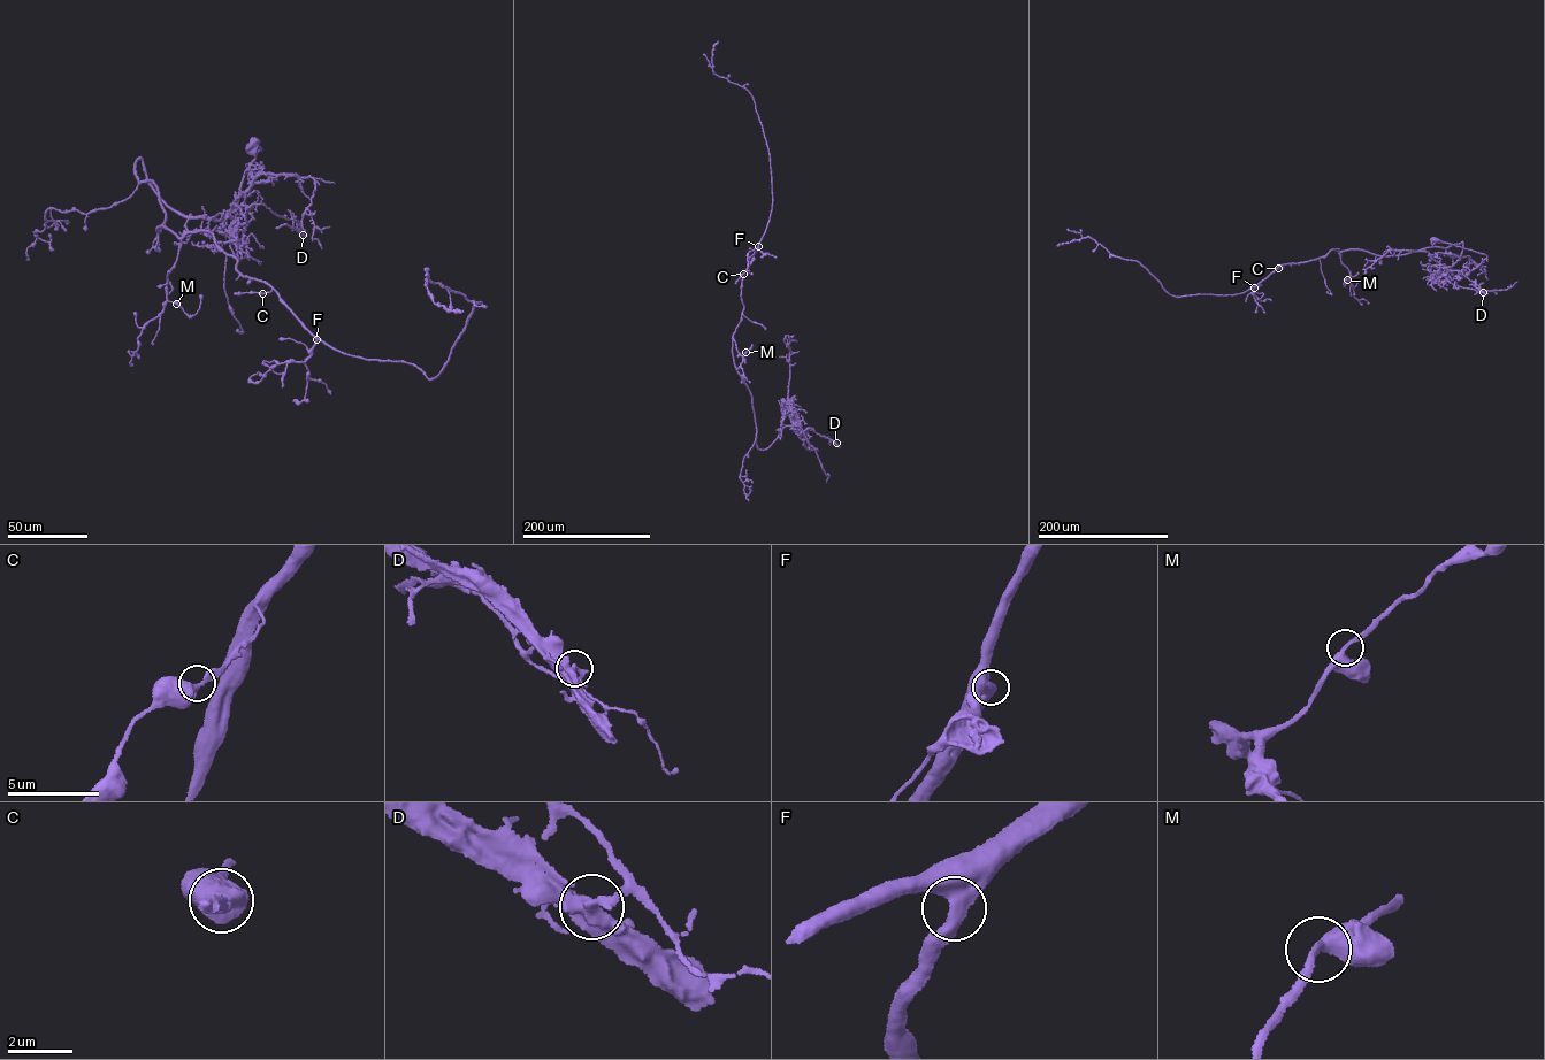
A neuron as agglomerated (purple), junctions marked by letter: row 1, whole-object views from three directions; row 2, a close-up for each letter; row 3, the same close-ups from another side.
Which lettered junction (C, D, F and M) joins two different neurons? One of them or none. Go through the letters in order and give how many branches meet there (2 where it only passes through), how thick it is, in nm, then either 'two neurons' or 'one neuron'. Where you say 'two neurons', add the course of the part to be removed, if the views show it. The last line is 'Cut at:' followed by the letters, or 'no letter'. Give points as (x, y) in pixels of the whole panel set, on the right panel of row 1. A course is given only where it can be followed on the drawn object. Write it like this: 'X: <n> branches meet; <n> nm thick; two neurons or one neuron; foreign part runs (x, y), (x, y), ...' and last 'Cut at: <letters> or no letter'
C: 2 branches meet; 480 nm thick; one neuron
D: 2 branches meet; 440 nm thick; two neurons; foreign part runs (1483, 292), (1469, 284)
F: 2 branches meet; 500 nm thick; one neuron
M: 2 branches meet; 380 nm thick; one neuron
Cut at: D

